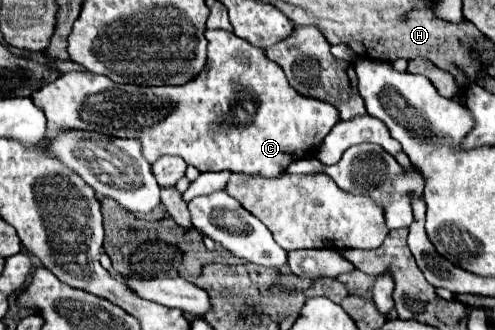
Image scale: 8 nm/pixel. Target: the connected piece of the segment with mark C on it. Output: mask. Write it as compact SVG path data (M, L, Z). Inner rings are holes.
M206 29L204 31L206 39L208 39L208 59L206 59L206 67L204 71L200 71L198 77L194 77L192 81L184 83L184 85L160 85L160 87L146 87L146 85L118 85L114 81L110 81L104 75L96 75L90 71L70 71L70 73L60 73L56 77L54 83L48 83L44 87L40 87L40 91L36 91L36 95L32 95L32 103L36 103L36 107L40 107L46 115L46 123L48 123L48 139L52 139L52 135L56 135L56 131L60 129L80 129L80 131L98 131L104 135L112 135L112 137L122 137L122 139L140 139L144 145L144 157L148 163L154 163L158 157L162 155L178 155L182 157L188 165L194 165L198 171L222 171L222 169L230 169L234 173L246 173L246 175L264 175L264 177L278 177L284 173L284 167L288 167L294 159L306 157L310 153L314 153L318 149L318 145L324 141L324 135L328 135L328 131L340 121L338 119L338 111L334 105L330 103L322 103L318 99L308 99L302 95L296 95L296 91L290 87L284 71L280 71L280 67L270 61L262 49L250 45L248 41L236 37L232 31L222 31L222 29Z

